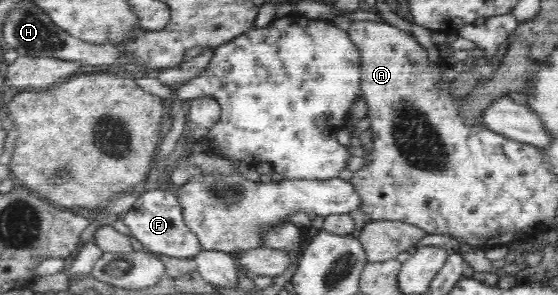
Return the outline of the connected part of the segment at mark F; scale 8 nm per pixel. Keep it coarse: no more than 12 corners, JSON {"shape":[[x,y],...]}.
{"shape":[[149,187],[122,220],[156,255],[195,259],[173,189]]}

